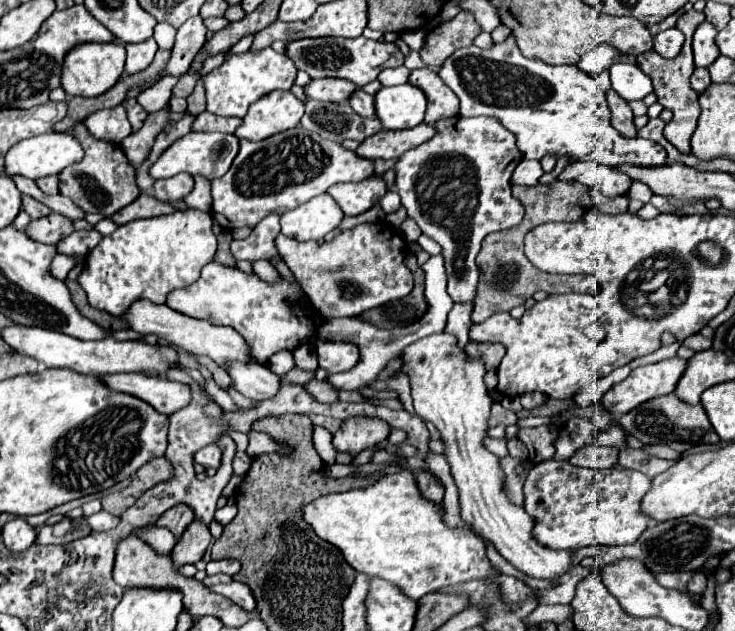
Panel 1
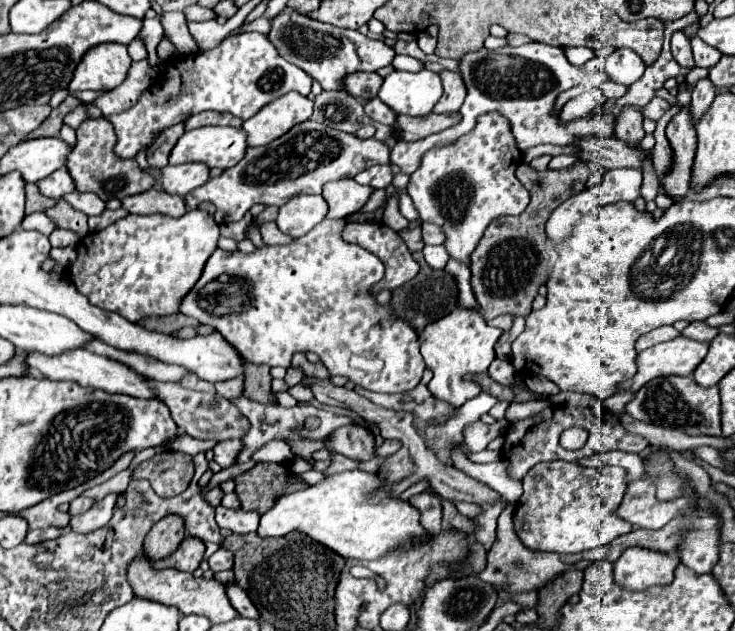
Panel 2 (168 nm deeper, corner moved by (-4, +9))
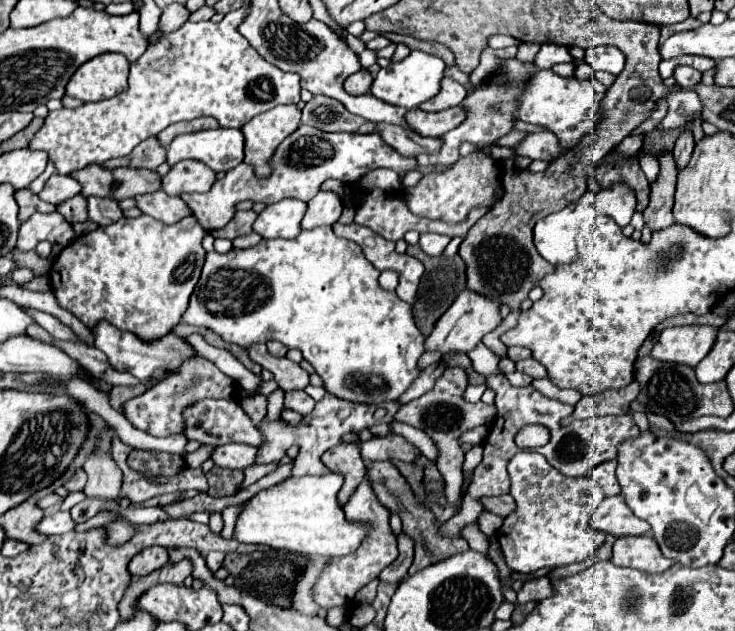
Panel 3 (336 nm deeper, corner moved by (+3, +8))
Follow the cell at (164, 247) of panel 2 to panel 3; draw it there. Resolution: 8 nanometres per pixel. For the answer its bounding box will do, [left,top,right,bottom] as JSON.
[49,215,205,341]

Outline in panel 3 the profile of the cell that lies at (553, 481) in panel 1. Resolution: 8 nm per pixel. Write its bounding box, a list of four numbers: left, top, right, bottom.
[499,451,607,575]

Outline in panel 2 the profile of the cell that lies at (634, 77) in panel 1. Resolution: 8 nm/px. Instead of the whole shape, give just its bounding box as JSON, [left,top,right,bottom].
[606,48,646,86]

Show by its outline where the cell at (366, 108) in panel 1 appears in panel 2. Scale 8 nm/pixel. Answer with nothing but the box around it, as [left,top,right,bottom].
[364,96,396,126]

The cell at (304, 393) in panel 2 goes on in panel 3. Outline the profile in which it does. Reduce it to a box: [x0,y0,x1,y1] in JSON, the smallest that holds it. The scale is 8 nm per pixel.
[285,391,315,415]

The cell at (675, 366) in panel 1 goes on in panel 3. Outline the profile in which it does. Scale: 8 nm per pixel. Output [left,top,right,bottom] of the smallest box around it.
[651,325,719,367]

